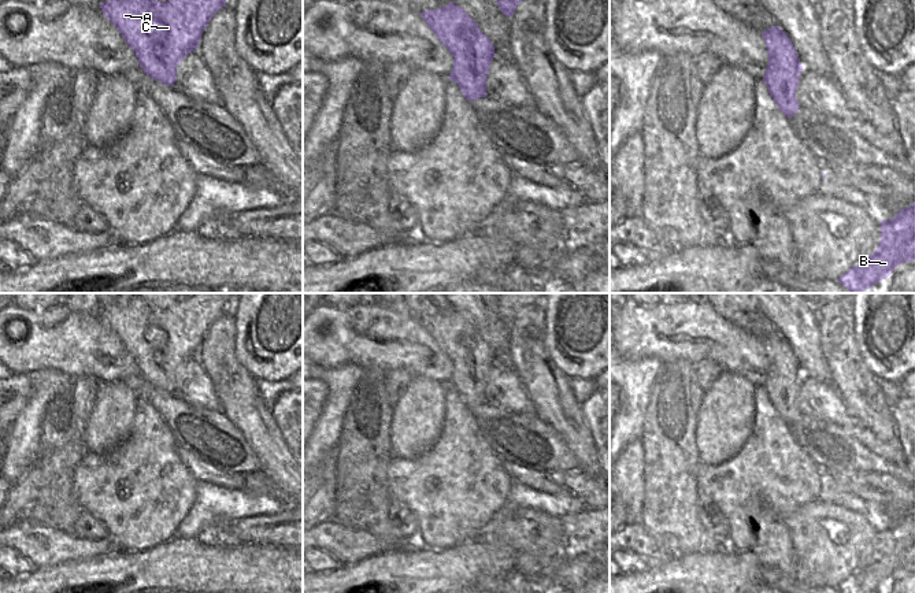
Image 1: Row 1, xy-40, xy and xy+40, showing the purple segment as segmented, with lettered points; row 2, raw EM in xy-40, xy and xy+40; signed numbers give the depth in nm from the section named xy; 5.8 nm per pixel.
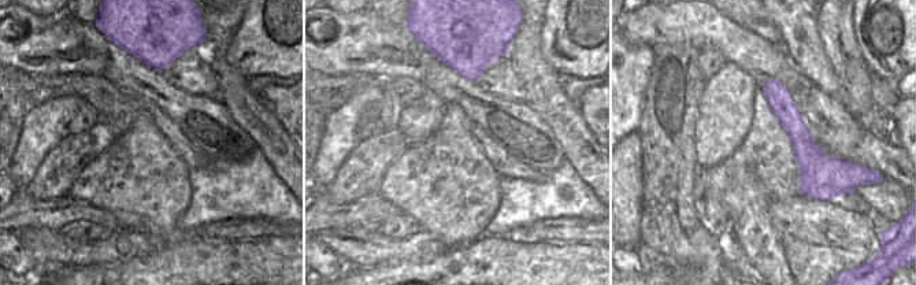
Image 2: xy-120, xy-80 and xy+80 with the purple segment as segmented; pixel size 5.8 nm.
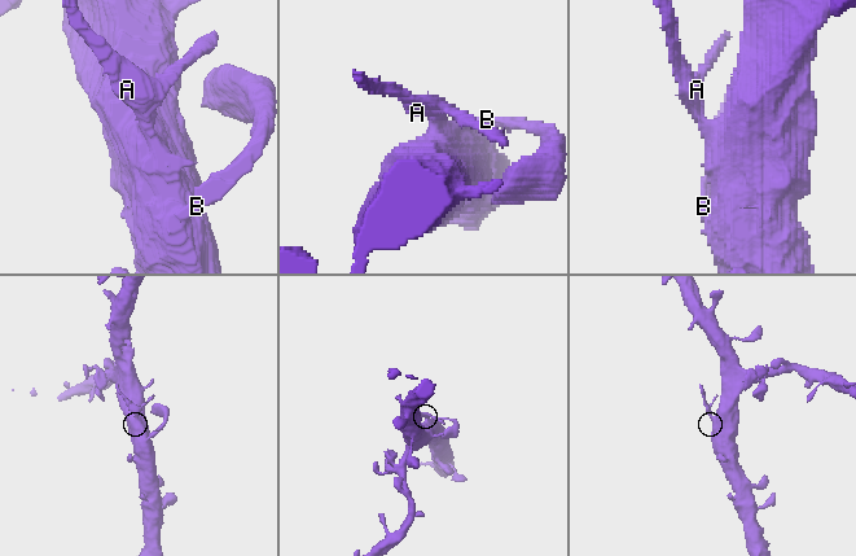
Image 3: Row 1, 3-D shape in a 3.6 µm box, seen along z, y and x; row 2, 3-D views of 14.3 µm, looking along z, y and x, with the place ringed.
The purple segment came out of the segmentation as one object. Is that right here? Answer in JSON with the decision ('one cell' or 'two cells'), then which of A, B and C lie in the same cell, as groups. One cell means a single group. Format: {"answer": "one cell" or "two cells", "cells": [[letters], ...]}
{"answer": "one cell", "cells": [["A", "B", "C"]]}

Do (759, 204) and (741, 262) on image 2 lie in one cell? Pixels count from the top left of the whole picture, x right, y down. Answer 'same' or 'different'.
different

